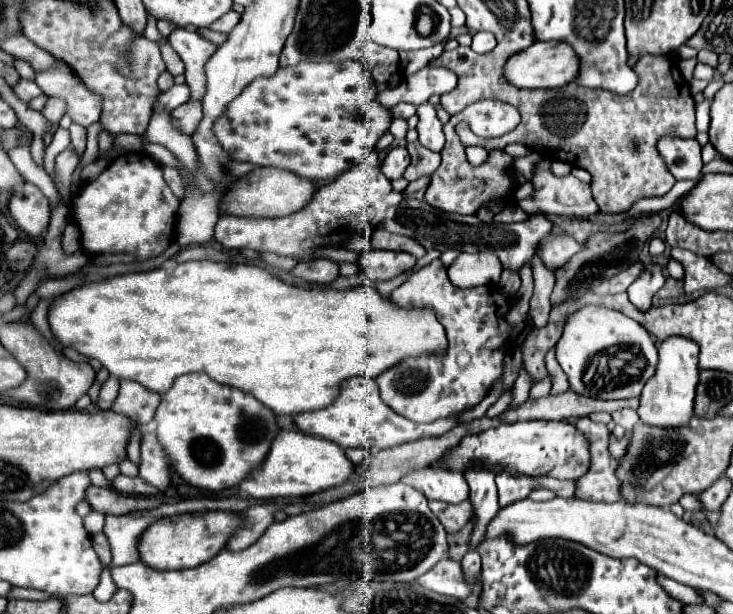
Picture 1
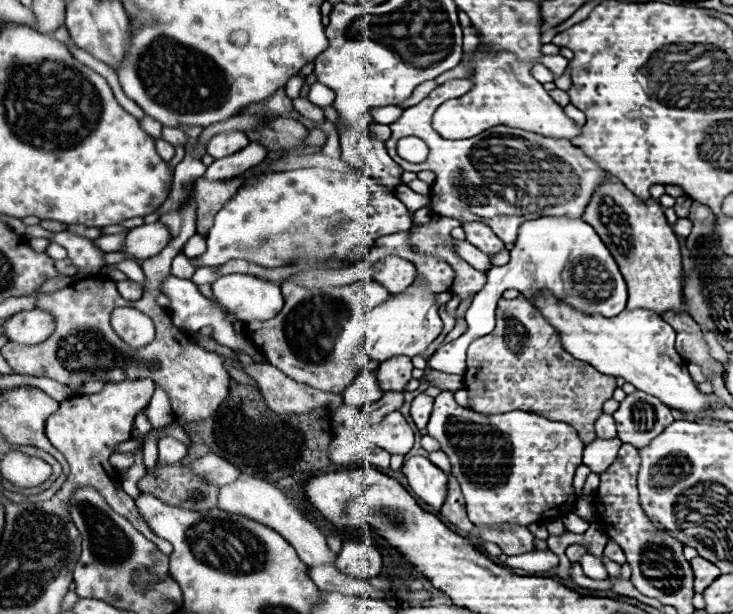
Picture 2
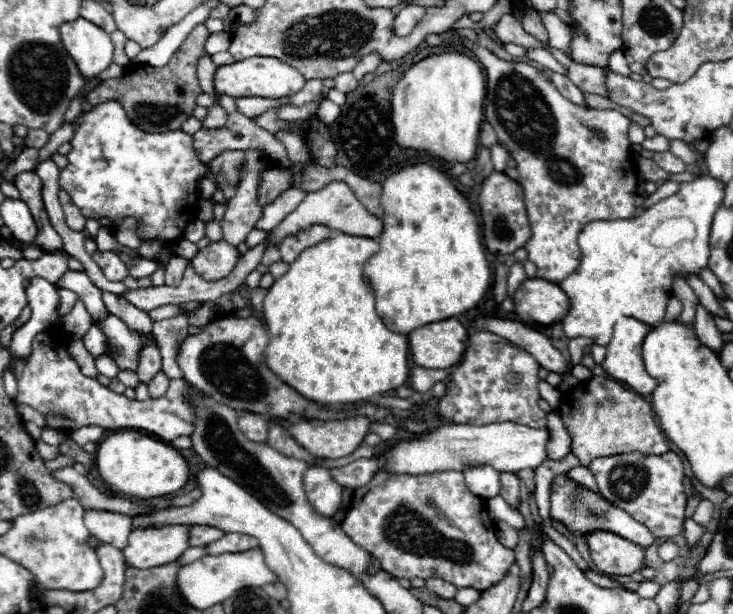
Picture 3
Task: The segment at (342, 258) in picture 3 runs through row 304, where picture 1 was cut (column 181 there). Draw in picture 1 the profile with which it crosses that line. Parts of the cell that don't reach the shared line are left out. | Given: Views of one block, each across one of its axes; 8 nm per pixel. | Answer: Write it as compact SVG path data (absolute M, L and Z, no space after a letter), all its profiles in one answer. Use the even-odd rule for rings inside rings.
M186 262L186 264L178 264L172 270L166 268L154 268L148 272L130 272L130 274L122 274L122 276L112 276L106 280L98 280L98 282L84 282L82 286L60 294L56 298L50 300L48 306L48 322L50 322L50 330L56 336L56 340L62 346L70 346L76 352L88 356L88 358L96 358L114 378L118 380L134 380L158 394L164 394L172 382L182 376L182 374L190 374L190 372L204 372L208 374L214 382L226 384L230 388L238 388L242 392L252 394L254 398L258 398L264 406L268 406L274 414L300 414L306 410L318 410L328 406L338 390L340 390L340 382L346 378L352 378L356 374L364 374L370 378L380 376L386 368L398 364L400 360L408 358L408 356L420 356L422 352L442 352L446 346L446 336L444 336L444 328L438 324L436 316L430 310L402 310L392 306L386 298L382 298L372 286L358 286L358 288L350 288L350 290L304 290L304 288L296 288L296 286L288 286L282 280L278 280L276 276L272 276L270 272L266 272L264 268L258 266L250 266L250 264L220 264L220 262Z

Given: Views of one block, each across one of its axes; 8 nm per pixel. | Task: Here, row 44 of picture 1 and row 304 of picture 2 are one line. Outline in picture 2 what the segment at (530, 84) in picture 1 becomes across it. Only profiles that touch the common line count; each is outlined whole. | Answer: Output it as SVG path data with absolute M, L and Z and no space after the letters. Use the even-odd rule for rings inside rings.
M538 292L524 298L536 306L540 314L556 328L564 350L568 350L574 358L592 364L596 370L608 376L624 378L638 390L644 390L646 394L660 398L666 406L682 410L686 414L704 416L704 412L710 408L706 394L696 388L694 380L688 374L684 358L674 348L674 328L656 312L624 310L616 318L604 318L598 314L584 314L550 292Z

